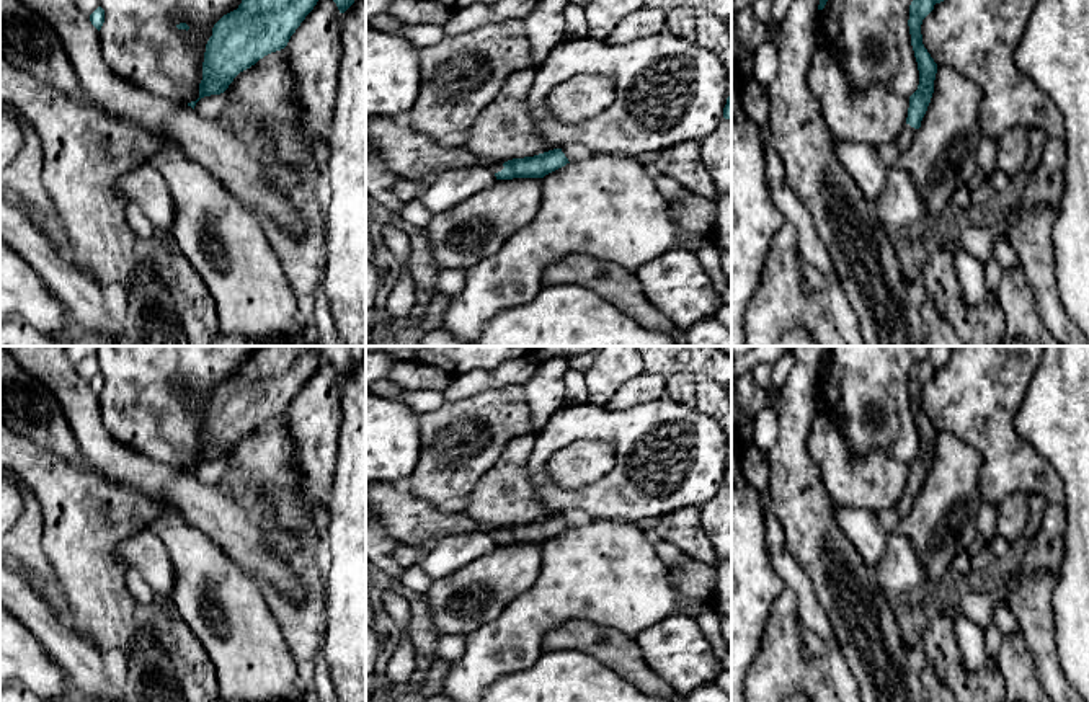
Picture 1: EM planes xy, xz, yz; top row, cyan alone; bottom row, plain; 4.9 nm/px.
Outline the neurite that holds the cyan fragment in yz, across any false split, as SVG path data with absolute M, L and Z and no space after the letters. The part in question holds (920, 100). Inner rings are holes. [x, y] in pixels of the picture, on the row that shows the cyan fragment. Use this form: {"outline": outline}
{"outline": "M913 0L909 5L908 26L919 70L919 85L918 90L909 96L906 124L895 142L900 153L911 145L934 93L937 64L922 44L921 24L922 20L934 10L934 5L940 2L944 0Z"}

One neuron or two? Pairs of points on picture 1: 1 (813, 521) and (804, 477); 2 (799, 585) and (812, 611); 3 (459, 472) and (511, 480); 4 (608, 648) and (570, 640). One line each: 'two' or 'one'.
1: one
2: one
3: two
4: one

